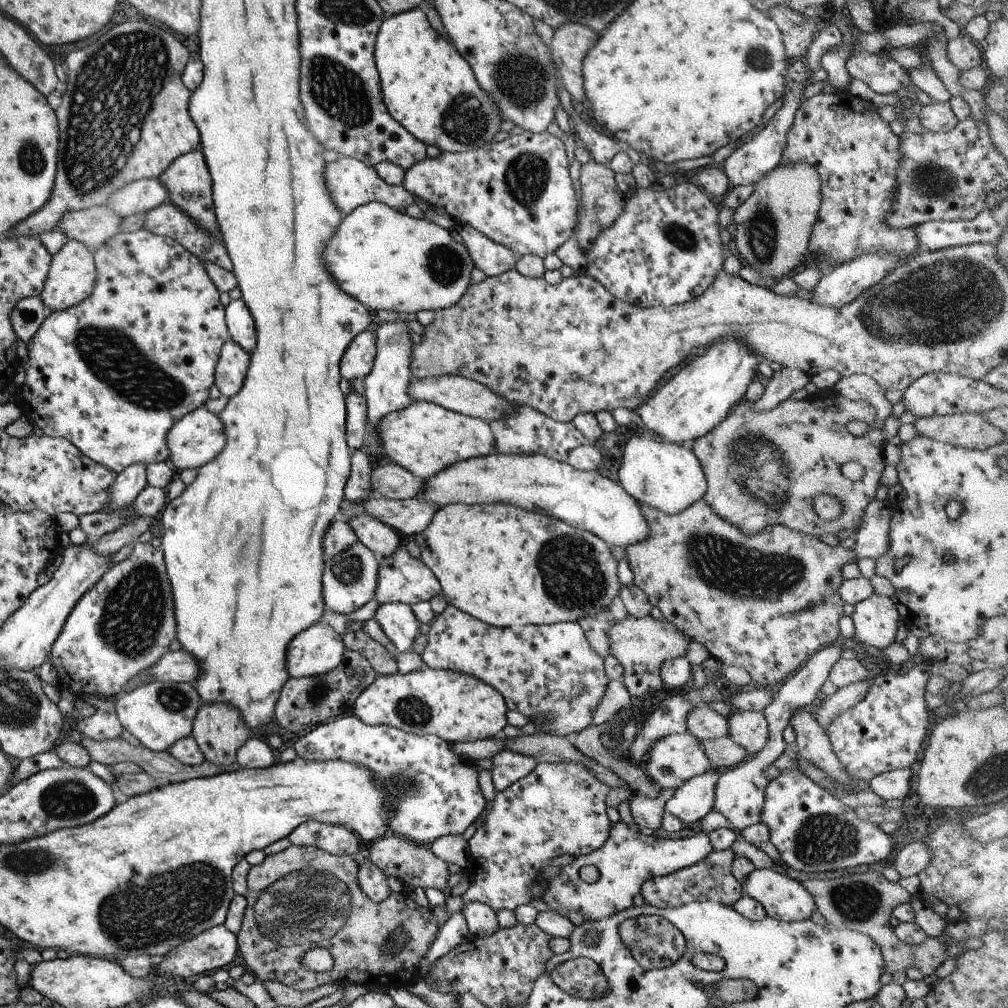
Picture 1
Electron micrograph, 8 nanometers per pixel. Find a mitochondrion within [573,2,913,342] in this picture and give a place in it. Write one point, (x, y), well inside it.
(761, 234)

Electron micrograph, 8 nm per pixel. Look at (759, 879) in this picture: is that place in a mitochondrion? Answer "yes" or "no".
no

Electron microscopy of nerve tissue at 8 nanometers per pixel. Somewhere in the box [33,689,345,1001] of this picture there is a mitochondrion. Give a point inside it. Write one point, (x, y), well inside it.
(184, 898)

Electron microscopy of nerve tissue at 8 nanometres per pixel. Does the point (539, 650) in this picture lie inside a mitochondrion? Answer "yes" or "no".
no

